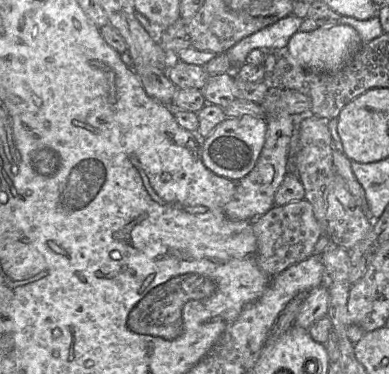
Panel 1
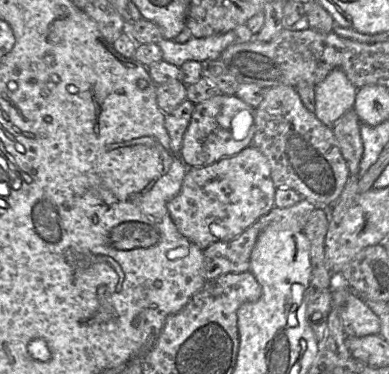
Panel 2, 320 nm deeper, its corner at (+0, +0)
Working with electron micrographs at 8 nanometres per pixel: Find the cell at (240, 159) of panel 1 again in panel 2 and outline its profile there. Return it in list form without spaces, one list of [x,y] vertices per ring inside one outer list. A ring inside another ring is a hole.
[[[220,94],[196,104],[179,156],[187,167],[206,167],[252,146],[255,109],[237,96]]]

